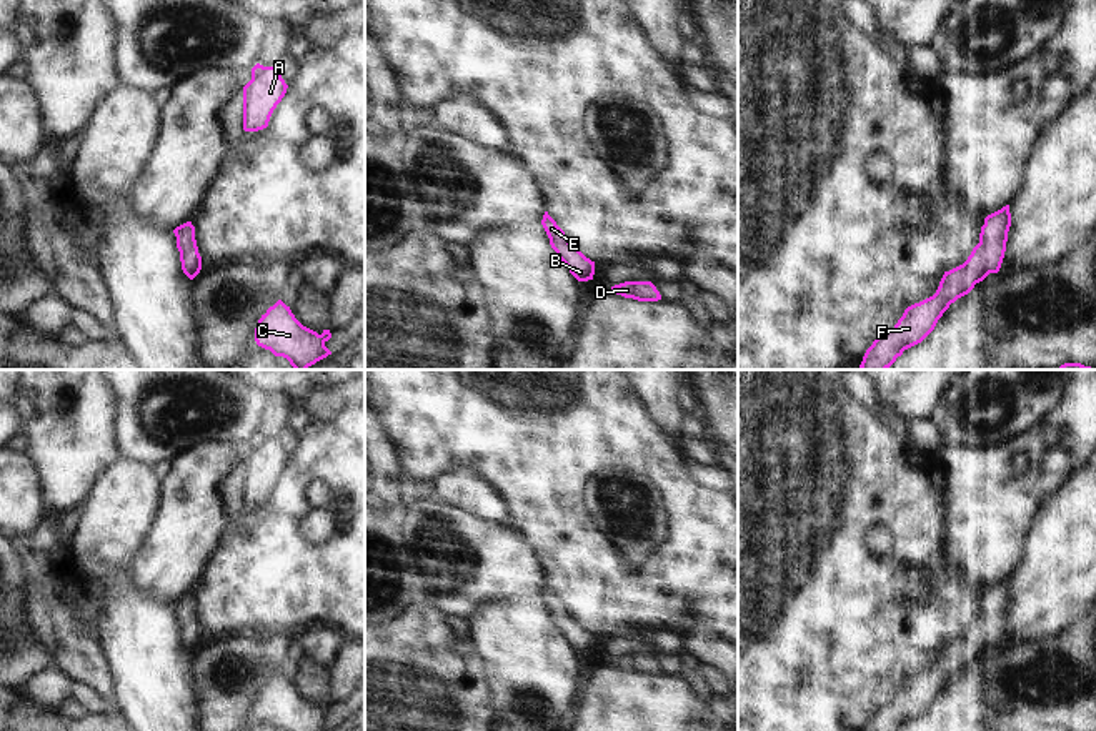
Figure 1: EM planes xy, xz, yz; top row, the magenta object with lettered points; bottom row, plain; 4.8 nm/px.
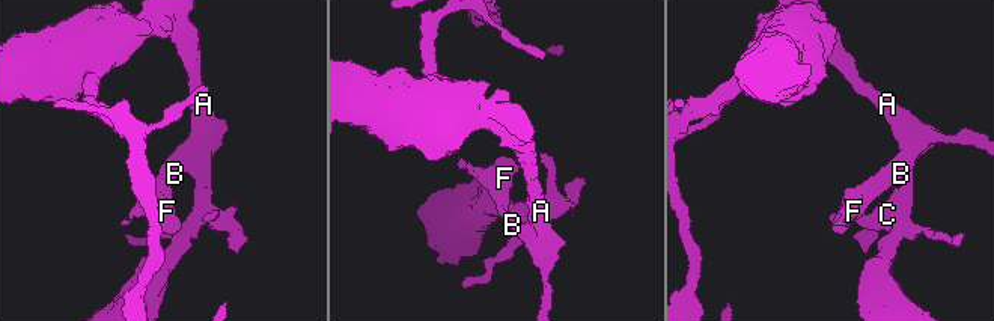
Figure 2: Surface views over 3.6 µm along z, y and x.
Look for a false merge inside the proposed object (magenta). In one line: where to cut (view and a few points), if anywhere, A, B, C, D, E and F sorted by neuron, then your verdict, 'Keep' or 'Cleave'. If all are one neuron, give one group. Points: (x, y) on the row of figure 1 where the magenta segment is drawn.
No split. Groups: A B C D E F. Keep.

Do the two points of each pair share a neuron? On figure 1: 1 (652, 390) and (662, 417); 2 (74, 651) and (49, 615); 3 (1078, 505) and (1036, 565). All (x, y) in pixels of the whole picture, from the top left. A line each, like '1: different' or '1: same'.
1: same
2: same
3: same

